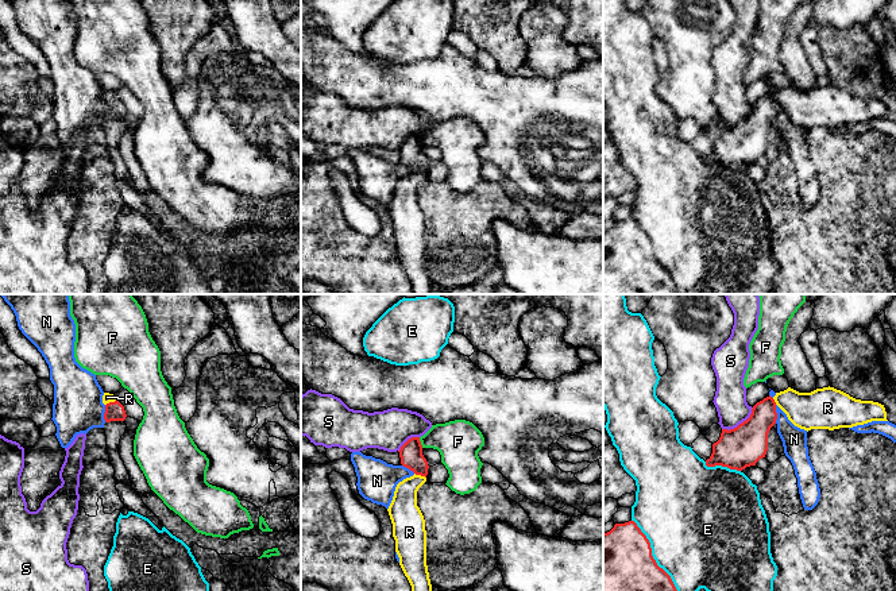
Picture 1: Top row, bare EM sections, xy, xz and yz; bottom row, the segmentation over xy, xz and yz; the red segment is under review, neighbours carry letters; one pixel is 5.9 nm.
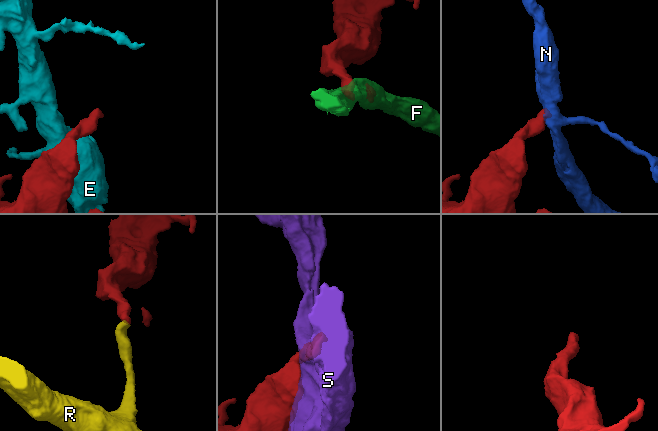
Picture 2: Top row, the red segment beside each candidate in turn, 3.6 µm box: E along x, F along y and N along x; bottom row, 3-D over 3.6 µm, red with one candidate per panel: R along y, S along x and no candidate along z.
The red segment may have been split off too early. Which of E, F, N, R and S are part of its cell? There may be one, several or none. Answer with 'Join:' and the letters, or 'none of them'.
Join: R

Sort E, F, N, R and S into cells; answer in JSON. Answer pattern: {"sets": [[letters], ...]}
{"sets": [["E"], ["F"], ["N"], ["R"], ["S"]]}

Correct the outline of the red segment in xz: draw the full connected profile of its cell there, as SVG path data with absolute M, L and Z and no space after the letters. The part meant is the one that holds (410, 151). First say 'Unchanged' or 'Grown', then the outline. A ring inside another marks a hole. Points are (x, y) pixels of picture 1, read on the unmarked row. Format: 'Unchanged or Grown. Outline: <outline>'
Grown. Outline: M420 135L409 136L398 148L401 162L414 170L395 185L387 206L395 237L399 263L412 283L412 294L432 294L426 263L426 228L417 204L417 189L426 179L428 159L422 152Z

